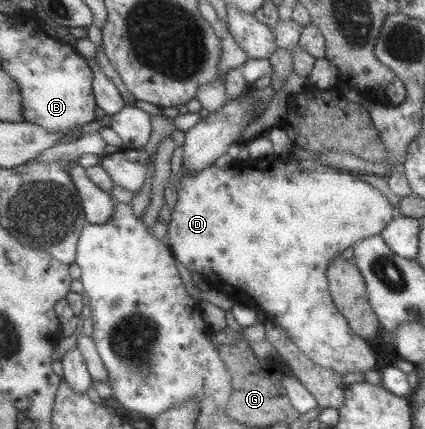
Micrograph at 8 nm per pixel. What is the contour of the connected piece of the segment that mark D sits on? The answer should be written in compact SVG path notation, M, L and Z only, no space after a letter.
M274 154L272 159L266 159L266 163L270 163L270 165L262 165L260 167L260 163L258 163L258 169L255 169L250 168L251 163L245 161L244 169L240 169L240 171L233 169L233 167L221 170L216 167L215 163L200 169L200 171L196 171L196 173L184 173L184 171L181 171L181 177L178 179L179 186L176 189L176 202L170 213L170 221L167 225L169 249L174 259L182 263L189 271L198 272L200 275L203 275L212 289L226 294L233 301L233 304L244 304L254 310L263 311L266 321L271 321L272 324L280 327L292 343L296 343L300 354L304 355L311 363L340 376L346 373L364 374L368 369L374 370L376 355L370 348L370 344L366 343L358 335L355 335L339 311L335 309L328 290L325 271L328 263L336 255L340 255L343 249L352 247L356 242L368 236L378 235L394 217L395 208L384 195L369 183L351 175L348 171L320 164L317 160L301 160L293 154L276 159L276 154Z

